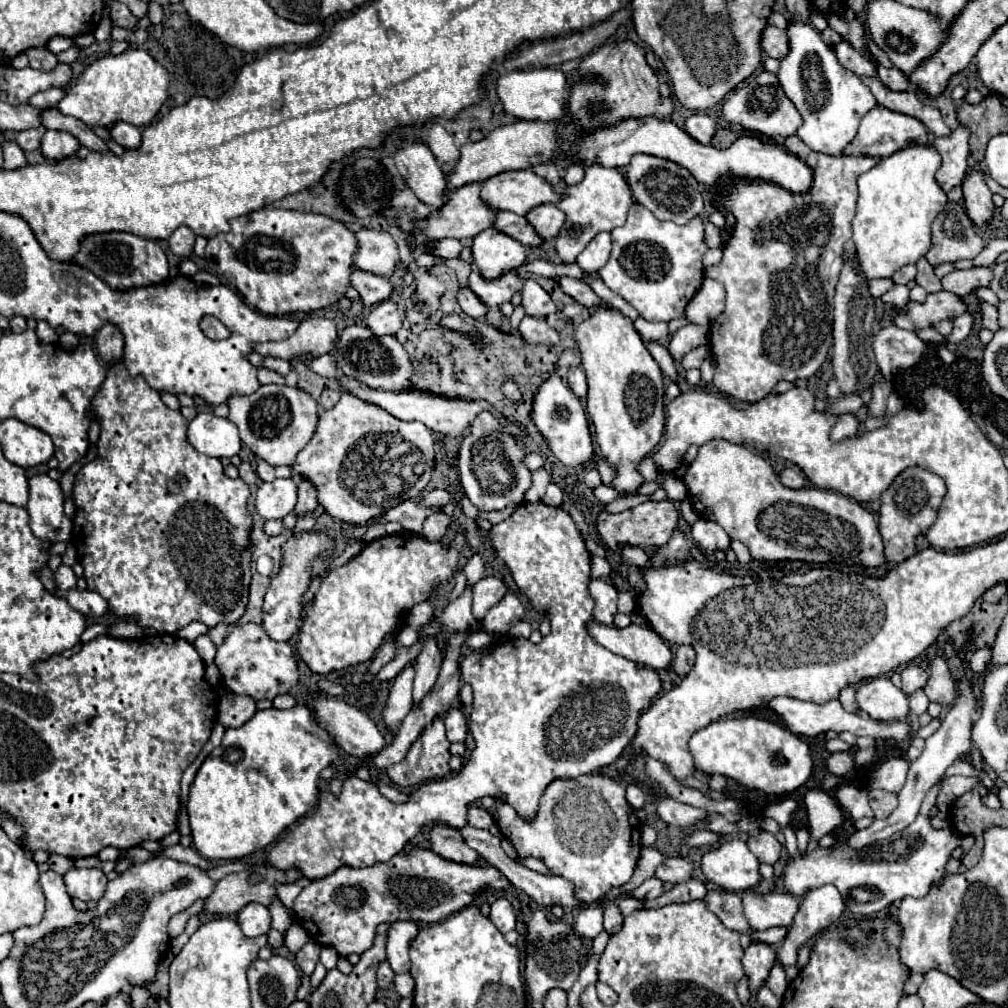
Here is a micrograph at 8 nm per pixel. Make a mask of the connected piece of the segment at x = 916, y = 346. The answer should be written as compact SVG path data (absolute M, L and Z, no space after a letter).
M887 326L873 336L873 354L885 378L913 368L927 352L927 344L915 332L897 326Z

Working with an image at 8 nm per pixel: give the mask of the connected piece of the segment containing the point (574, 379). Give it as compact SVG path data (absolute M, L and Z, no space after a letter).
M571 368L569 370L569 388L579 396L585 398L587 396L587 378L583 368Z

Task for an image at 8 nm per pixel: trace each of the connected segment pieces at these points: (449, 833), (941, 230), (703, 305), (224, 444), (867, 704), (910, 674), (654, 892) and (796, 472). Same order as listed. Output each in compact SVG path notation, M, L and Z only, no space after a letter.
M433 824L429 832L431 850L445 860L459 862L459 864L477 864L479 854L467 846L461 832L449 824Z
M947 200L945 208L933 220L931 248L925 254L931 266L941 262L955 262L961 258L973 260L983 250L983 238L973 230L965 208Z
M705 278L697 294L689 300L685 308L685 318L699 325L711 324L725 308L725 290L719 282Z
M199 412L187 428L189 444L213 458L231 458L241 450L239 430L227 418L219 418L213 412Z
M885 676L861 684L855 696L859 710L875 720L883 720L883 722L905 720L909 712L907 696L899 688L895 688L893 682Z
M909 666L909 668L905 668L905 670L901 672L903 692L905 692L907 696L911 696L913 692L921 690L921 688L927 684L927 680L929 680L929 674L927 674L927 670L921 668L921 666Z
M647 878L641 886L637 886L631 892L627 892L625 896L639 898L639 900L653 900L653 898L657 898L661 894L663 894L663 882L659 878Z
M786 467L781 474L779 474L779 480L783 486L787 488L803 488L805 486L805 474L797 467Z

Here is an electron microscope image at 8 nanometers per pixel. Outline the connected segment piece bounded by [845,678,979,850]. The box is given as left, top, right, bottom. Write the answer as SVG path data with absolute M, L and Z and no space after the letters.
M963 678L957 686L957 698L953 702L953 706L949 708L947 716L941 720L941 728L931 736L927 738L927 744L925 744L925 750L923 754L911 762L909 766L909 774L907 774L907 782L903 786L903 790L899 792L899 806L895 808L895 812L885 818L885 820L875 820L869 828L865 830L857 830L853 836L847 838L845 846L853 848L853 850L861 850L877 840L885 840L897 832L901 832L903 828L907 828L913 818L917 816L917 810L927 794L927 790L939 782L939 778L945 774L945 770L955 762L959 760L963 754L967 754L971 750L971 726L973 726L973 714L979 710L979 698L975 696L975 690L973 690L973 684L971 680Z

